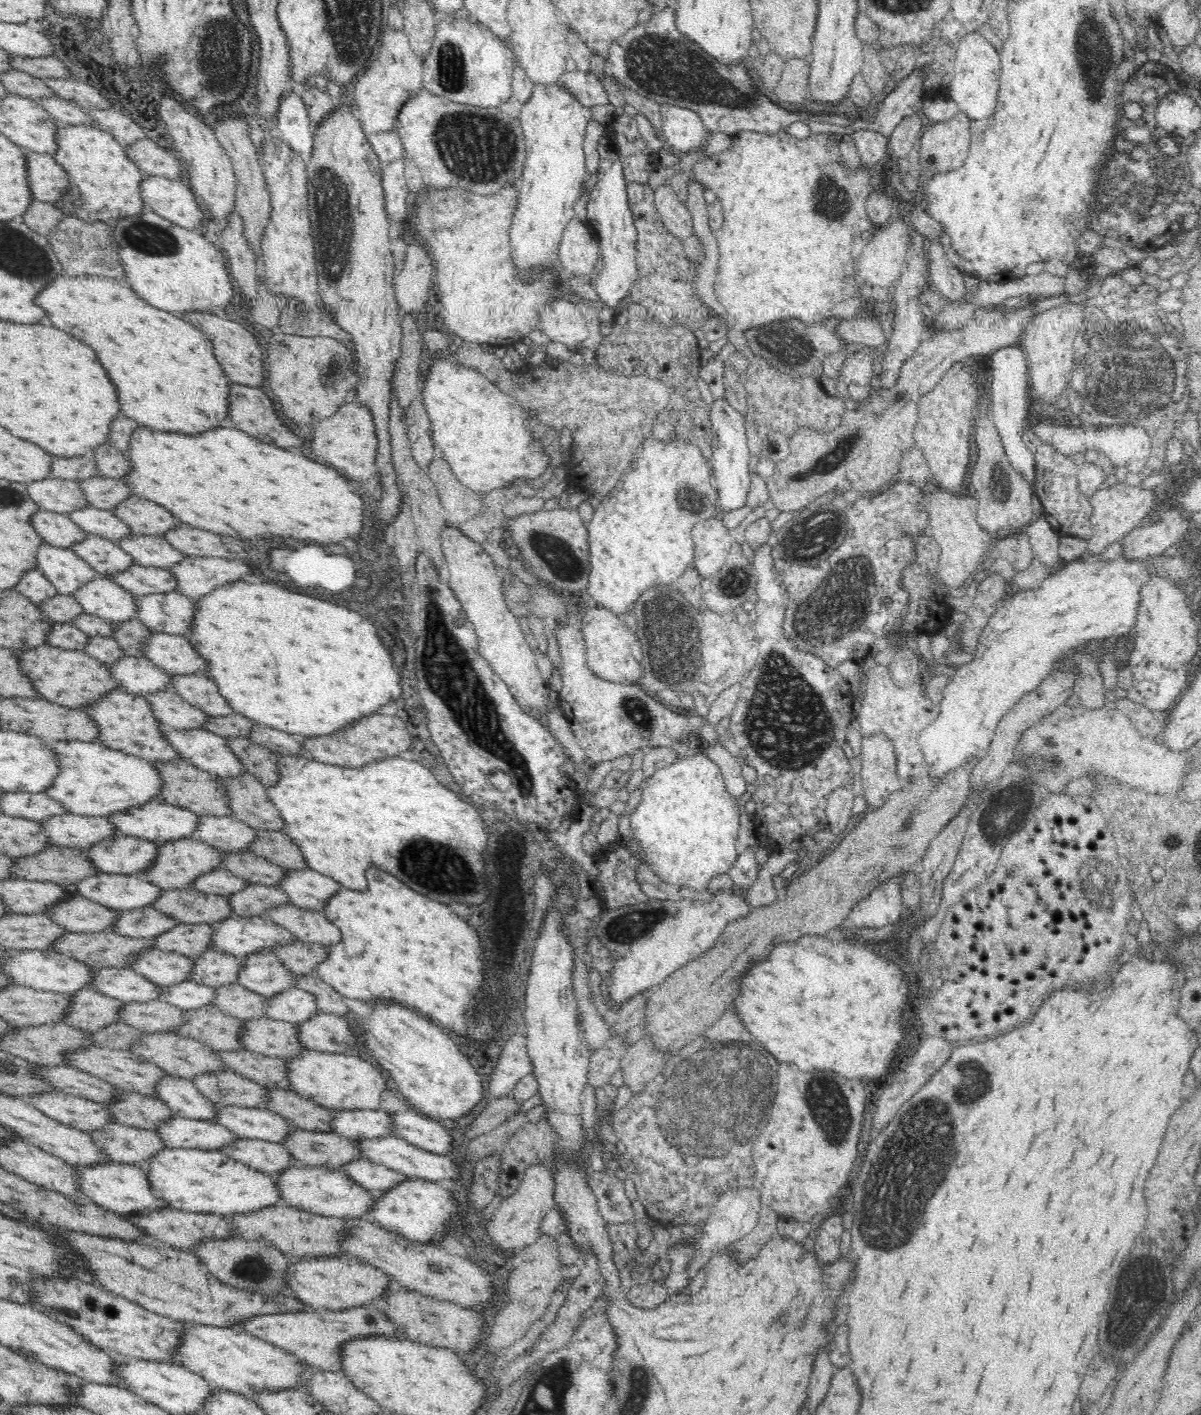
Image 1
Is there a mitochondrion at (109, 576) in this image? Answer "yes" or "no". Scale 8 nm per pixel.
no

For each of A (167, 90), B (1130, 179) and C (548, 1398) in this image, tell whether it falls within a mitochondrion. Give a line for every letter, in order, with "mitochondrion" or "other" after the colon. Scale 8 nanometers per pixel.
A: other
B: mitochondrion
C: mitochondrion

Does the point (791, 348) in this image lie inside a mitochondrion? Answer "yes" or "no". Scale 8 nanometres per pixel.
yes

